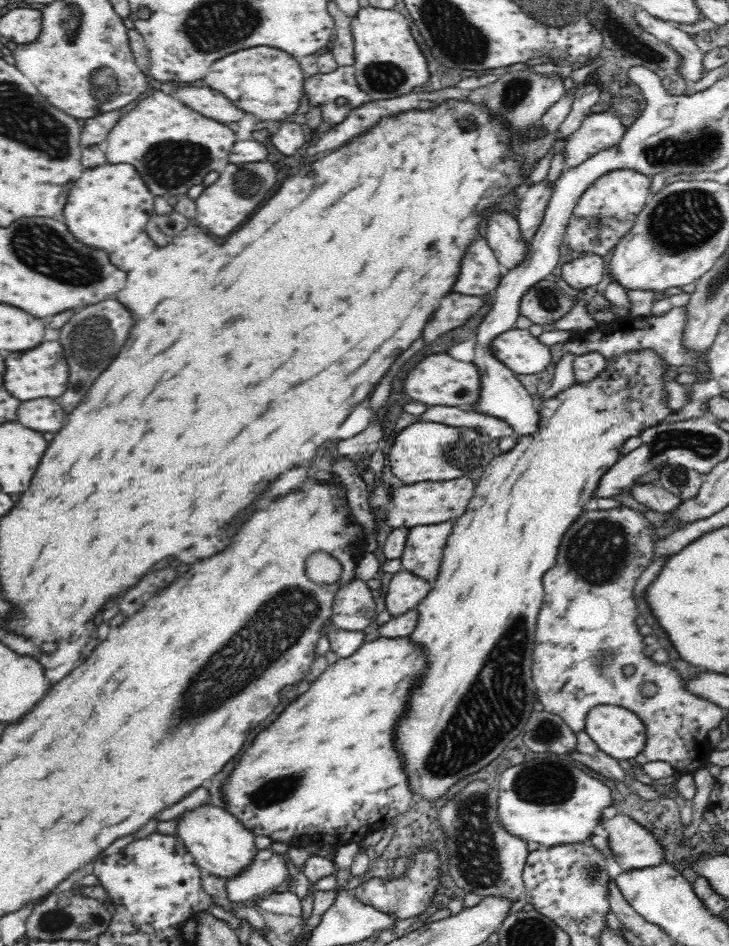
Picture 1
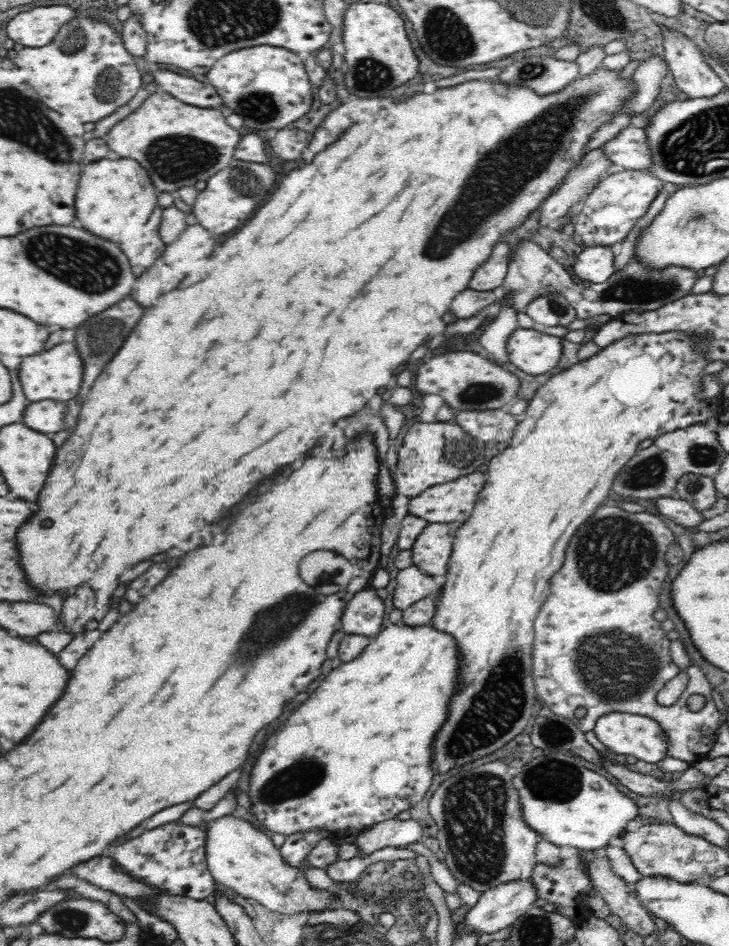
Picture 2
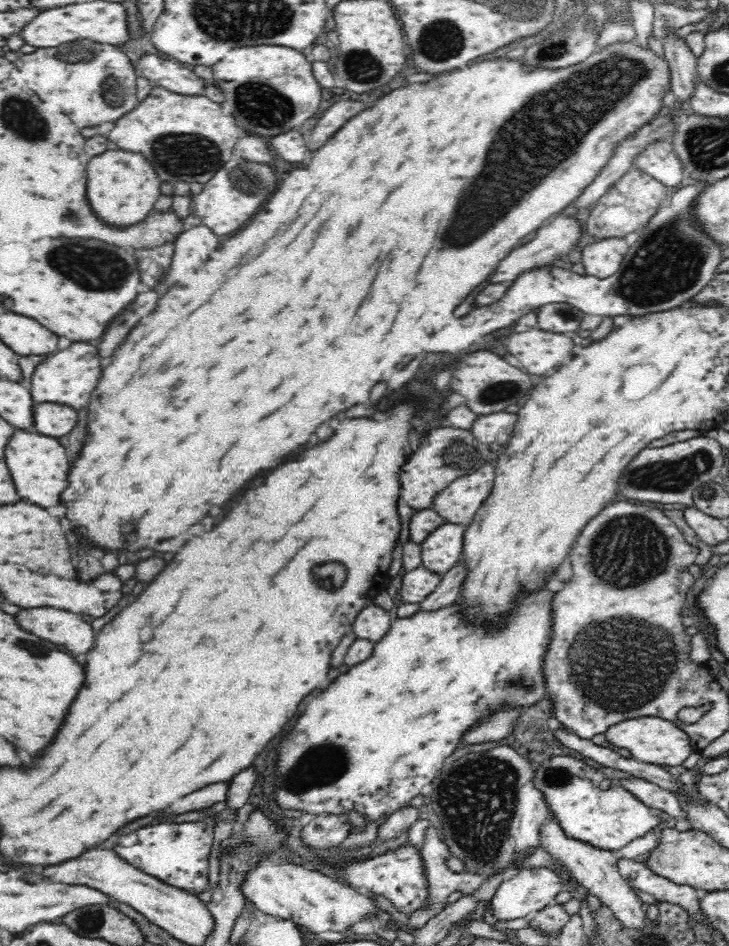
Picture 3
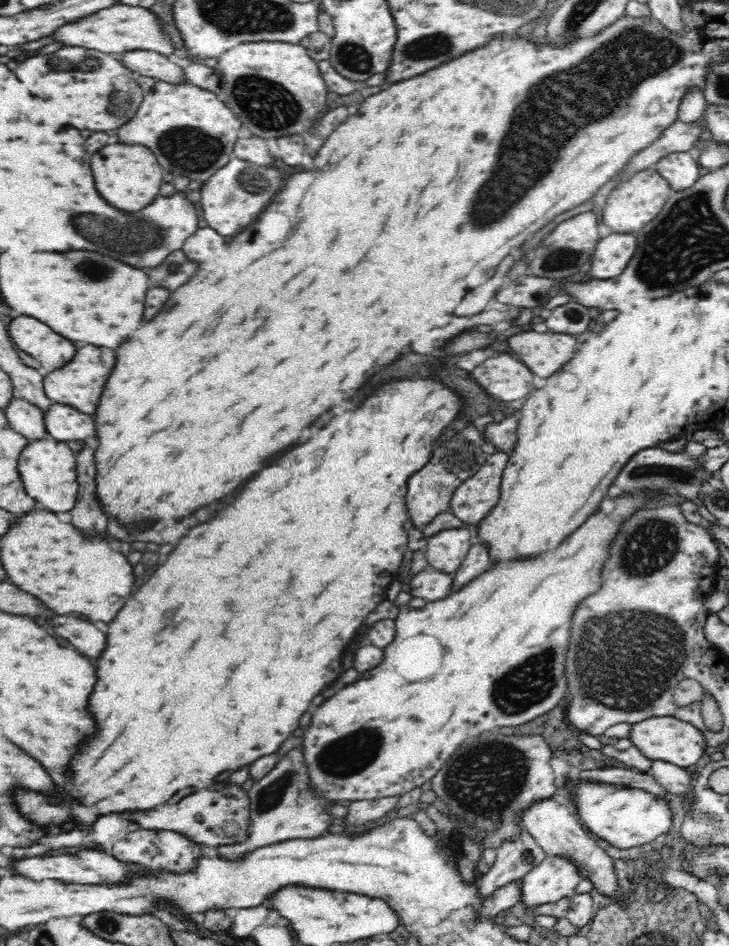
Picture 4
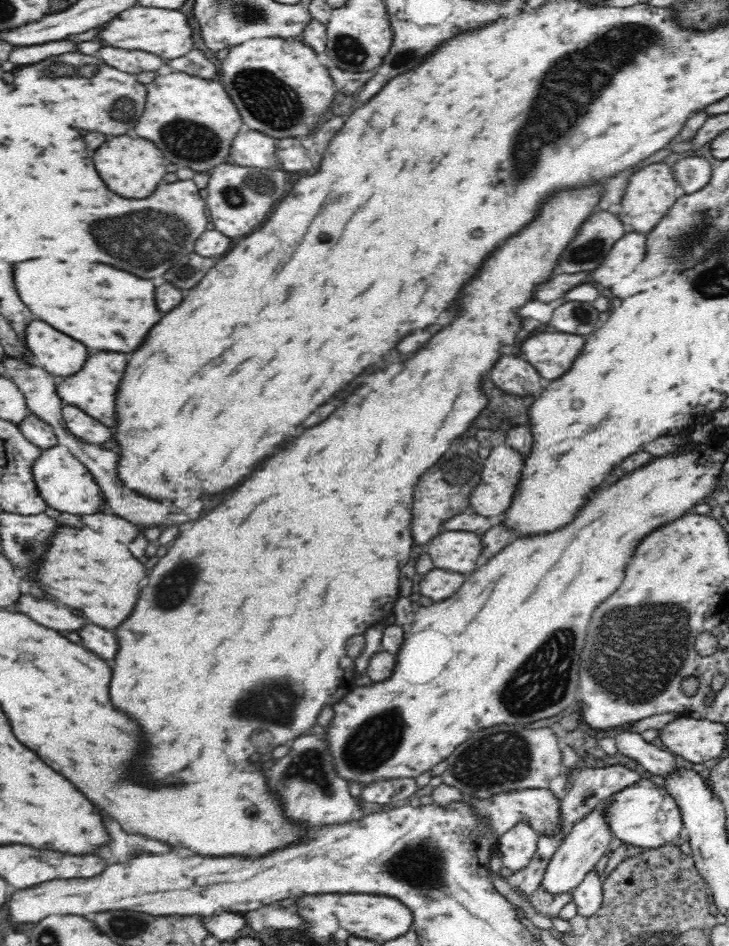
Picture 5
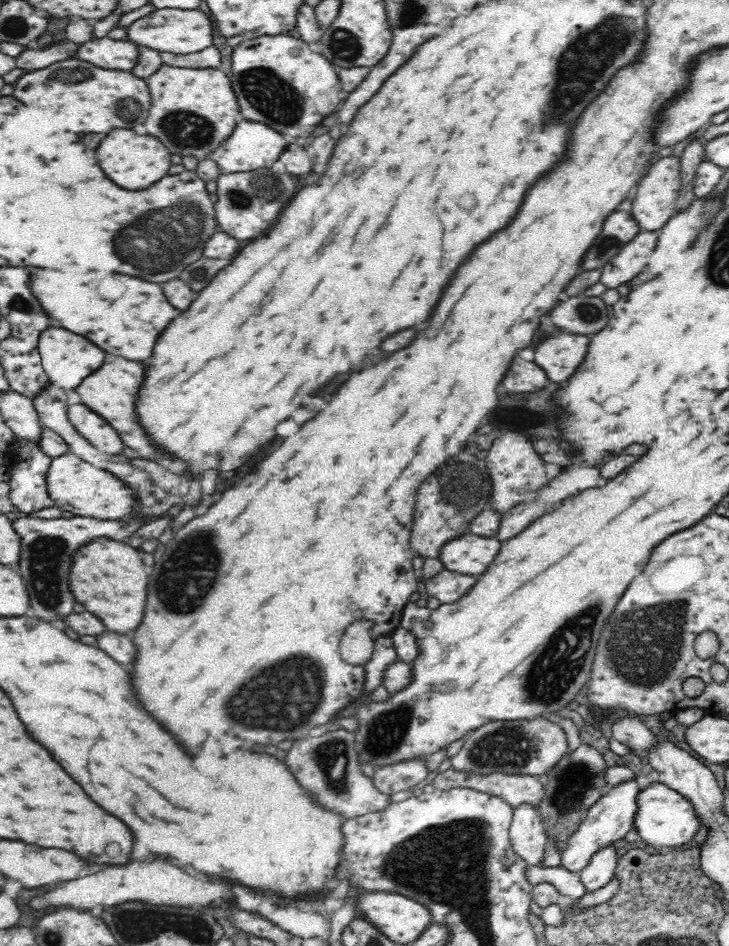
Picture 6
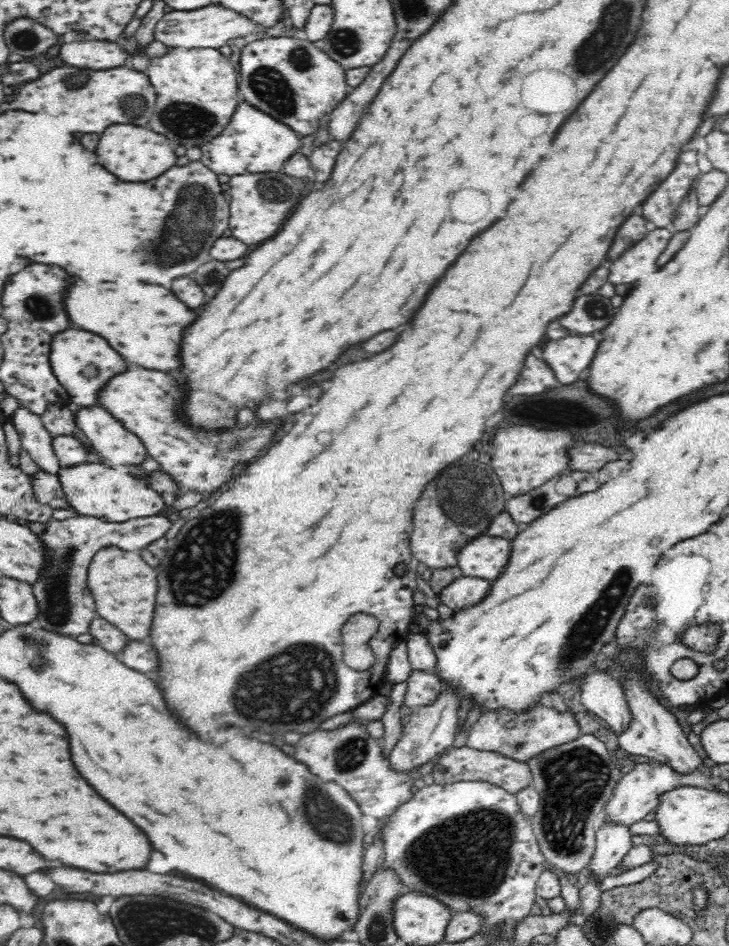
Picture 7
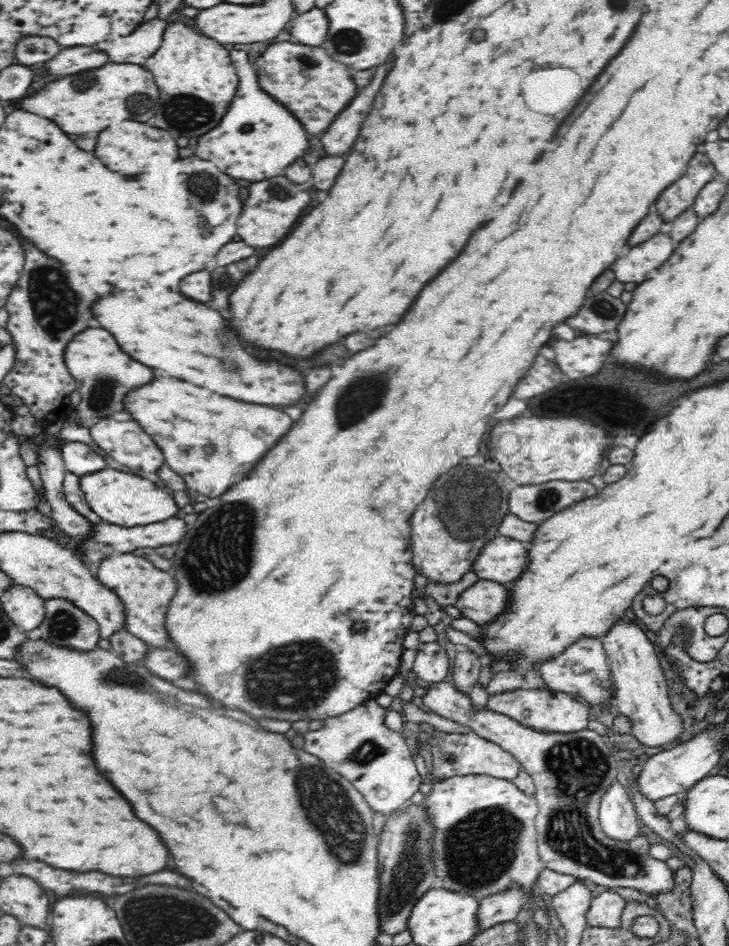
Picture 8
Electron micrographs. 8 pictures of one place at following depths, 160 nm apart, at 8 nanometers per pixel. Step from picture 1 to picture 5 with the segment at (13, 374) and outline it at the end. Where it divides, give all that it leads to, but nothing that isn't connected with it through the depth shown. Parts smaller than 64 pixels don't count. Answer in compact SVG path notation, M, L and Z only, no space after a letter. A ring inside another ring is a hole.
M98 354L88 358L88 366L80 374L58 381L58 395L68 405L80 407L108 428L118 428L118 412L116 412L116 396L130 362L130 354Z

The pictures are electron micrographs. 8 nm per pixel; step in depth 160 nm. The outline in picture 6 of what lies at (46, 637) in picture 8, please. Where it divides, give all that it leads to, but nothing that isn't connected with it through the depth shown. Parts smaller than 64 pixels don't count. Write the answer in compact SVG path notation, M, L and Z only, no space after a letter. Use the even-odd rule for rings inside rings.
M132 515L120 520L100 520L92 517L74 516L73 518L55 518L44 520L26 516L13 520L16 531L22 537L22 562L17 571L27 585L32 610L36 620L44 622L62 622L75 614L76 596L70 586L70 572L74 566L74 556L88 544L100 538L109 538L116 542L124 542L142 530L150 518L142 515Z

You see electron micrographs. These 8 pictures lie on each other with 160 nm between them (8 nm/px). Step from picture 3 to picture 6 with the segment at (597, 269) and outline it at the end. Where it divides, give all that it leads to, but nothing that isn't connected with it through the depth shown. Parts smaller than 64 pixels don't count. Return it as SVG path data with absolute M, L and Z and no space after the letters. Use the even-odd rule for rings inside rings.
M642 231L602 268L602 284L616 288L628 280L634 280L641 268L646 266L650 254L658 246L658 232Z

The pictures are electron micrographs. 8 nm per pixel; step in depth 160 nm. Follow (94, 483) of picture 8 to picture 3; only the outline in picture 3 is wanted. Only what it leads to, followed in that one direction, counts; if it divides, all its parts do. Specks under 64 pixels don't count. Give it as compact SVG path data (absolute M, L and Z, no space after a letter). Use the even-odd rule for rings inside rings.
M16 429L16 432L12 434L12 440L6 444L4 453L6 453L7 466L20 497L44 508L62 506L62 492L68 486L70 458L66 456L64 446L57 438L43 435L40 432Z

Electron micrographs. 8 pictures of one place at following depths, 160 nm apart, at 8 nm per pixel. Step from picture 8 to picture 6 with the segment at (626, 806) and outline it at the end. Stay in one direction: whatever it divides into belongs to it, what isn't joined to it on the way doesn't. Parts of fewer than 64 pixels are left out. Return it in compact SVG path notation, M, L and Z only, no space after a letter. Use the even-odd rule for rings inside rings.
M614 843L601 846L588 861L588 864L579 870L582 883L589 891L598 890L609 880L612 880L618 866L618 848Z

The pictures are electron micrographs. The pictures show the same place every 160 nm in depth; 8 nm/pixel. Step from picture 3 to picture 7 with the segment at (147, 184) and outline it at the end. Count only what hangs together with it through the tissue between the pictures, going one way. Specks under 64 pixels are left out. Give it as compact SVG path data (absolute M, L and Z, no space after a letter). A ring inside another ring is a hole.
M132 124L108 126L104 130L104 134L100 136L100 144L94 153L100 166L112 170L112 174L116 174L120 180L124 178L128 182L146 182L146 180L152 180L152 174L156 174L156 178L158 178L160 170L164 170L164 174L166 174L168 166L174 168L174 164L176 166L190 166L186 156L176 160L176 154L174 154L170 140L166 136L146 130L142 126L132 126ZM140 178L144 178L144 180L140 180Z

